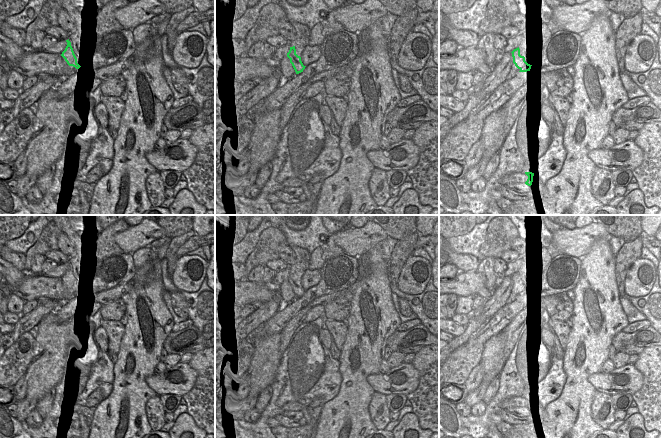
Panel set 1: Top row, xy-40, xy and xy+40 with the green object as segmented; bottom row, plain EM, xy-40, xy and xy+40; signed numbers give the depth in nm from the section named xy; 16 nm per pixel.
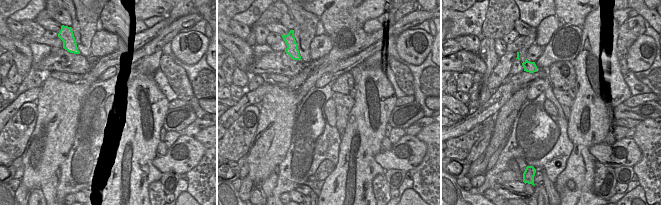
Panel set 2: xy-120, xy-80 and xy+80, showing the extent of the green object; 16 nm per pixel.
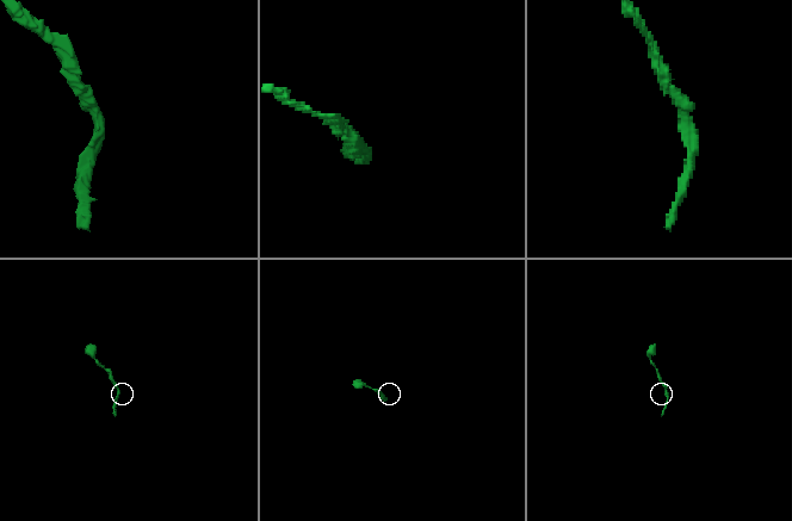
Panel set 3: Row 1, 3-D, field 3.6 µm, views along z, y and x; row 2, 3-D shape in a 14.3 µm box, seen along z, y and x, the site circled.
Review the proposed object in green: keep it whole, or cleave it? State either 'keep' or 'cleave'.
keep

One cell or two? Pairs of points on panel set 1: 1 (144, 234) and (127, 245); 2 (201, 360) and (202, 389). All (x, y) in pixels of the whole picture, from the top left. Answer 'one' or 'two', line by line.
1: one
2: one

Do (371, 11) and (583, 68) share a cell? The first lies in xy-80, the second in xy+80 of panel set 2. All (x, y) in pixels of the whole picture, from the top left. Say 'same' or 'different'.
different

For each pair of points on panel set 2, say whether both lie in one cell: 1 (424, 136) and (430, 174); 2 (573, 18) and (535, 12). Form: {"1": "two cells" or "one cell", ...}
{"1": "one cell", "2": "one cell"}

